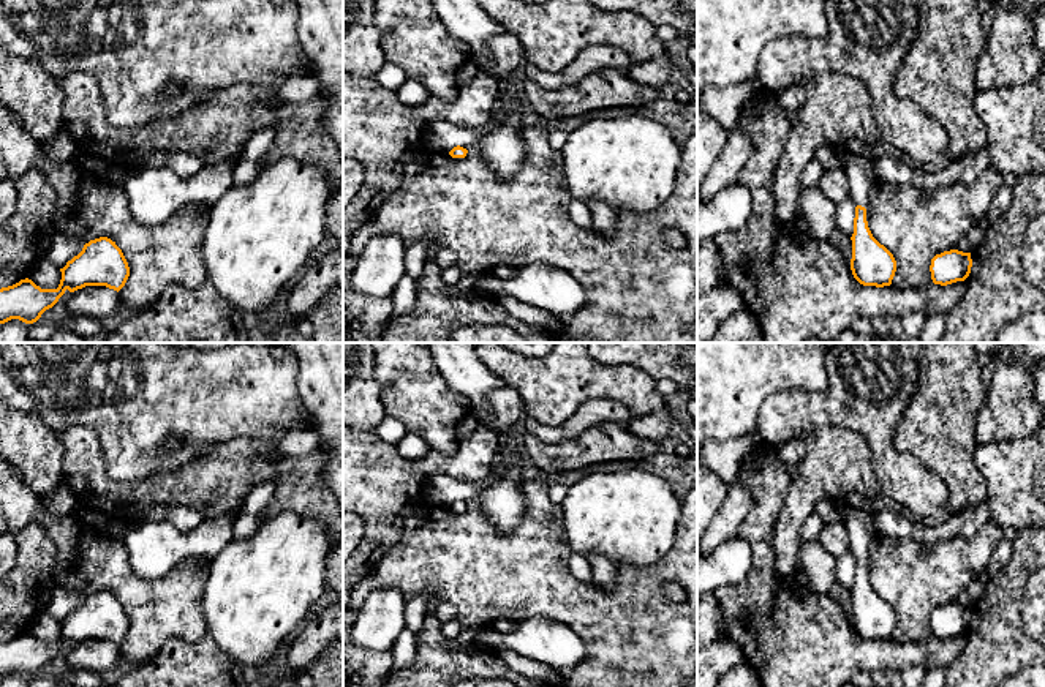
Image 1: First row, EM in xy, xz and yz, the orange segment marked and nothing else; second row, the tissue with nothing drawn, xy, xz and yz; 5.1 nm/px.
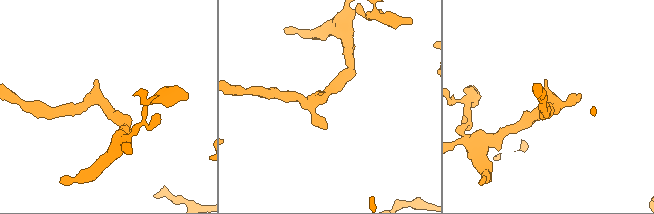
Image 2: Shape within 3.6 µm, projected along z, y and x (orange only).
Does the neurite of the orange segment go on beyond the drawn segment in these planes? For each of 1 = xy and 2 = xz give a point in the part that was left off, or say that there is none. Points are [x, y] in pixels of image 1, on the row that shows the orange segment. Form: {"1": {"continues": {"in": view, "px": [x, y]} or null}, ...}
{"1": {"continues": null}, "2": {"continues": null}}

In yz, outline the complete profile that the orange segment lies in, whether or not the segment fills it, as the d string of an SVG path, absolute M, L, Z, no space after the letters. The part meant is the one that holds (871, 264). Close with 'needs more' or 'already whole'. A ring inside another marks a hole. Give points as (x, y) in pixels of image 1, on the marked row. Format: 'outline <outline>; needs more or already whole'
outline M844 155L851 197L855 202L852 259L854 278L863 286L890 286L896 272L893 254L871 234L866 221L866 199L870 186L876 182L874 163L857 155Z; needs more

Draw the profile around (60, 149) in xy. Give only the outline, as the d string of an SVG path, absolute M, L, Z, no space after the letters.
M66 128L60 130L57 134L47 139L43 144L43 150L46 156L55 164L66 164L73 161L79 152L73 134Z

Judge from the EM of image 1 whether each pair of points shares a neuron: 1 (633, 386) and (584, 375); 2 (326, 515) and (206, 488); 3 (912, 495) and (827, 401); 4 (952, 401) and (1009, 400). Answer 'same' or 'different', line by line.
1: same
2: same
3: same
4: different

